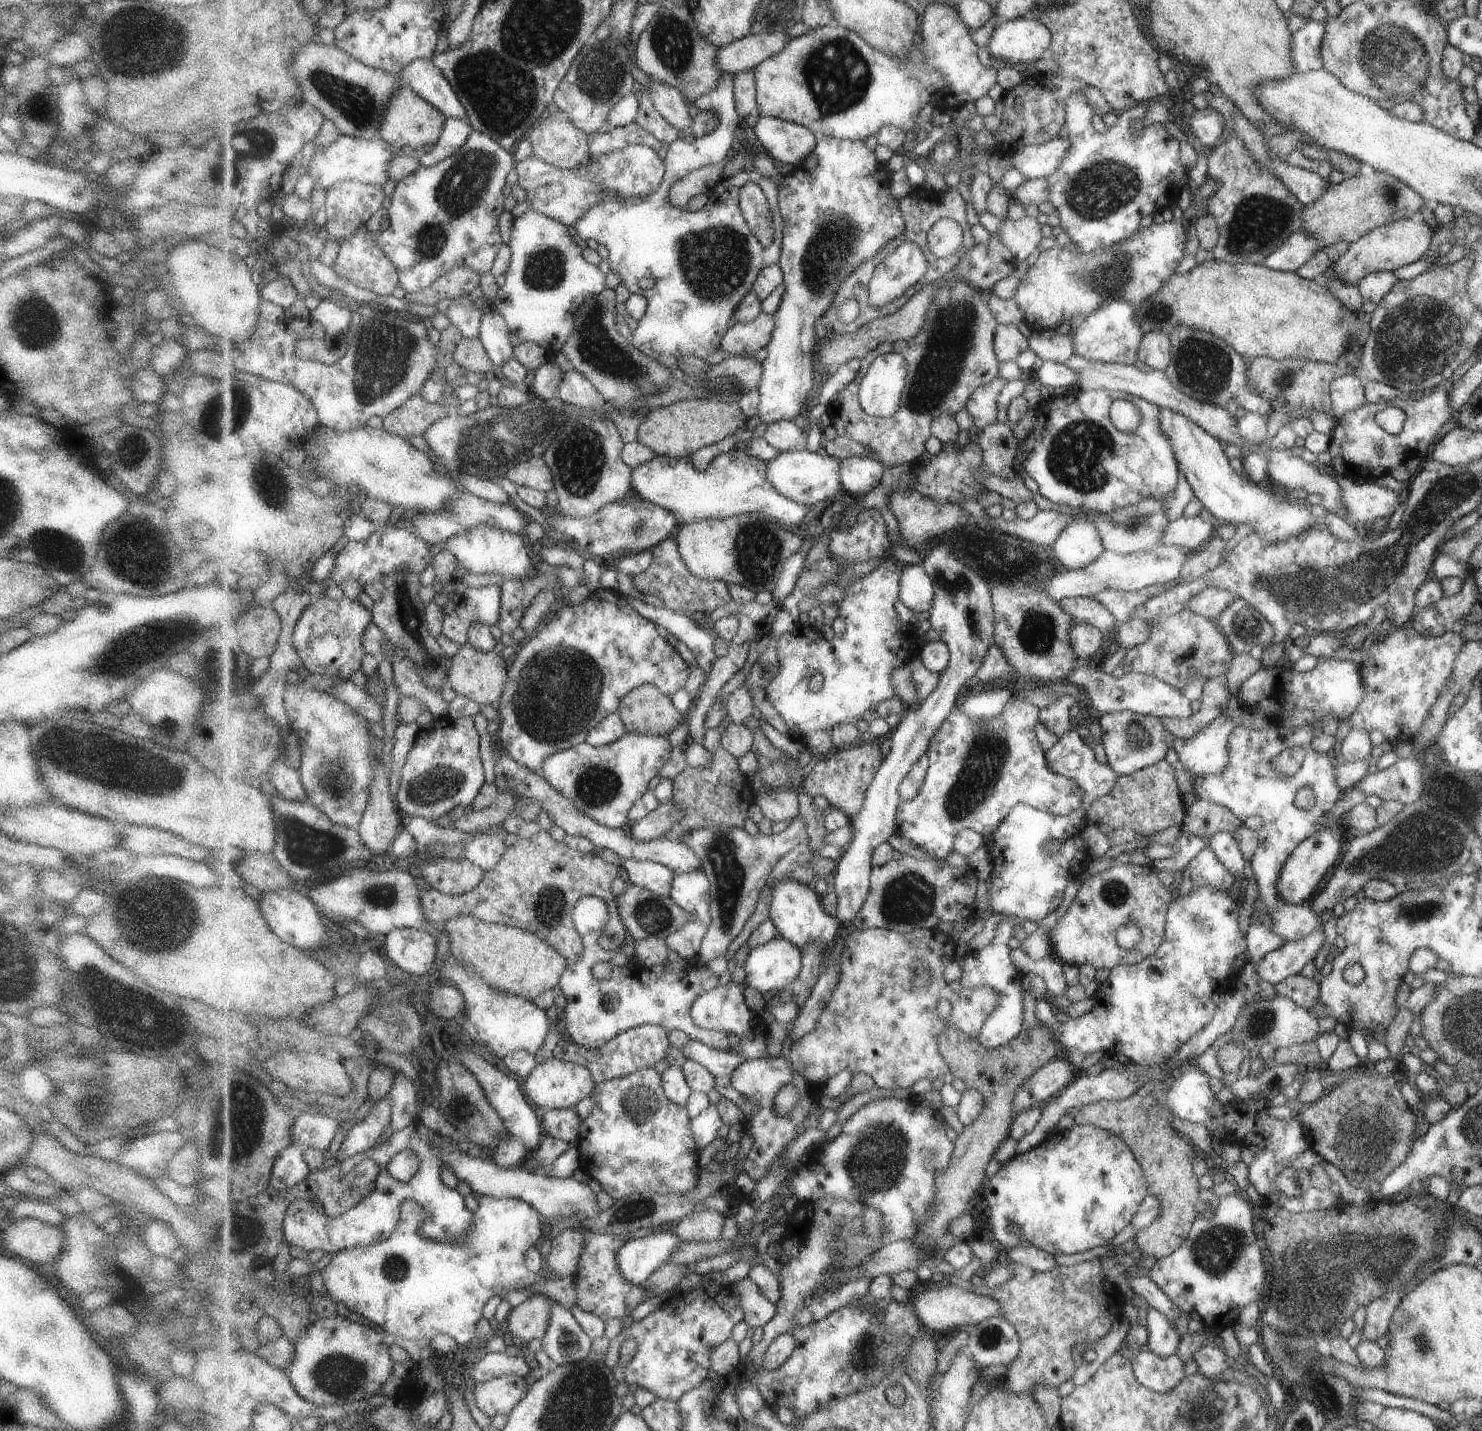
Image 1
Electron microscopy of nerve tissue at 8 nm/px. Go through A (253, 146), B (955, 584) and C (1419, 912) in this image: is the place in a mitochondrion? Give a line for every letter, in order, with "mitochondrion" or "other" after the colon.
A: mitochondrion
B: mitochondrion
C: mitochondrion

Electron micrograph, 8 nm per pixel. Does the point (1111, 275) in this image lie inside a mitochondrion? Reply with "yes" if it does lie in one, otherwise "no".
yes

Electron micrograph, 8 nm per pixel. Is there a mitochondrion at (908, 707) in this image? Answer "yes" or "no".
no

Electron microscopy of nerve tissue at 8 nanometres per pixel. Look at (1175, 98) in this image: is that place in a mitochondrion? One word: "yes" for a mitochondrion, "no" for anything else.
no

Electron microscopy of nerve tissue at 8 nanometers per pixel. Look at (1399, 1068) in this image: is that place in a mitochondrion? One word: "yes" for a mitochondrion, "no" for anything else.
no

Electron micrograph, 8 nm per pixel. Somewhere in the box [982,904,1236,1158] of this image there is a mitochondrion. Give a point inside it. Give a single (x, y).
(1199, 923)

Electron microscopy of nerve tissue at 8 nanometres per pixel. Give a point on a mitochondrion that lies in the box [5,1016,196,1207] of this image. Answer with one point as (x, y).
(90, 1106)

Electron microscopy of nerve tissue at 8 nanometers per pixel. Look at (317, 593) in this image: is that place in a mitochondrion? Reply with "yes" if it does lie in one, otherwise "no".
no

